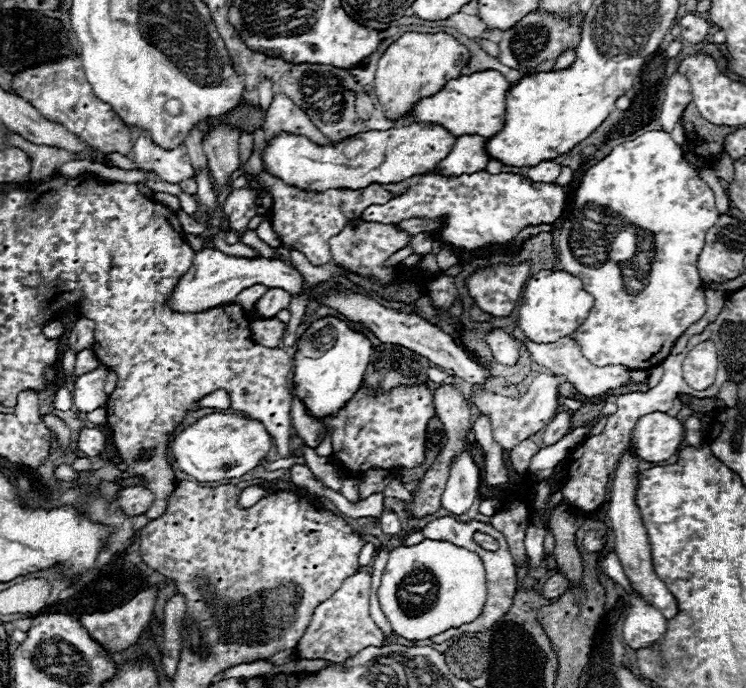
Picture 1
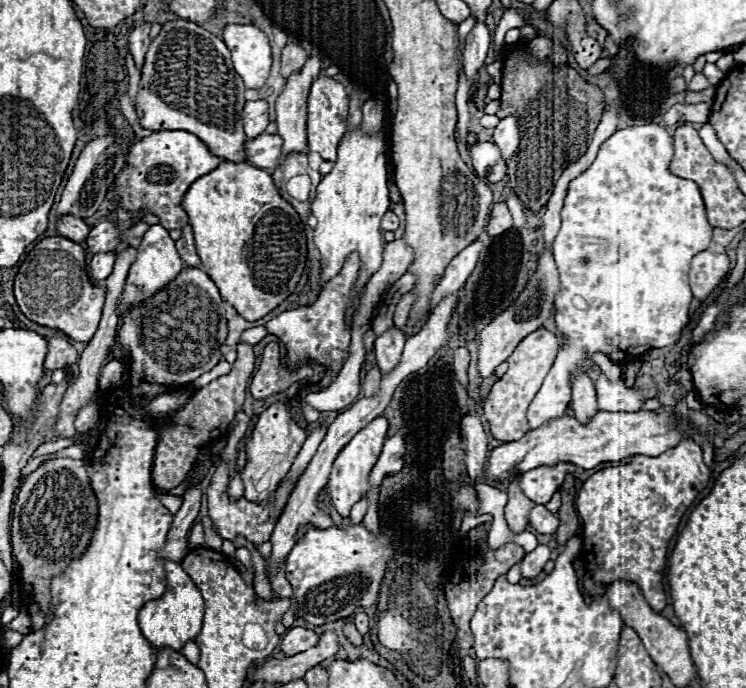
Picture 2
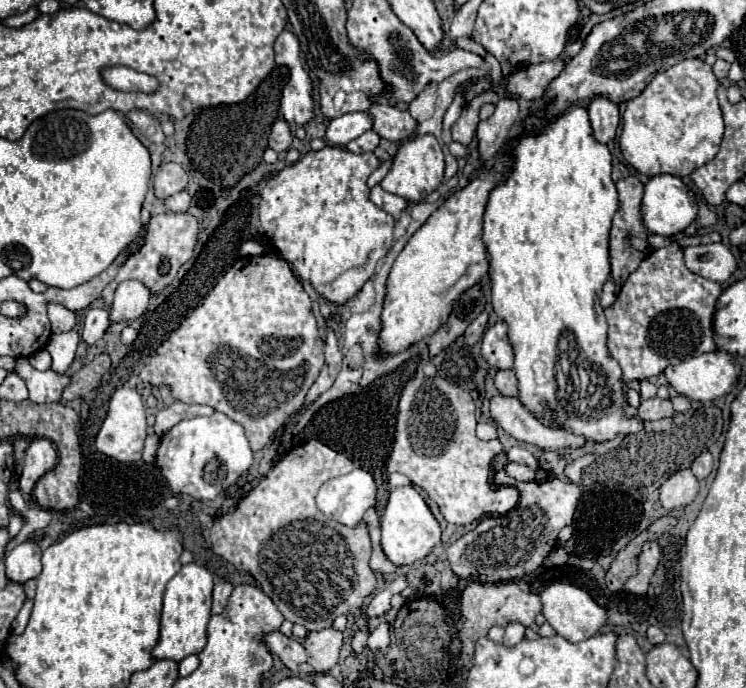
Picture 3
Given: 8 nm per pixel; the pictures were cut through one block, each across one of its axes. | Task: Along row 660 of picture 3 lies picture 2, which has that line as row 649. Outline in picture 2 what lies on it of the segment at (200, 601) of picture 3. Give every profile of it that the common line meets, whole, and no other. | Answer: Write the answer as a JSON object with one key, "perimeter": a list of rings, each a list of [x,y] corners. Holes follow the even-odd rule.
{"perimeter":[[[166,560],[164,562],[166,572],[166,590],[160,598],[146,602],[138,612],[138,622],[142,628],[142,634],[146,640],[150,640],[152,646],[168,646],[174,650],[182,650],[182,646],[188,640],[194,640],[202,628],[202,614],[204,614],[204,600],[200,596],[200,590],[194,586],[190,576],[182,570],[178,562]]]}

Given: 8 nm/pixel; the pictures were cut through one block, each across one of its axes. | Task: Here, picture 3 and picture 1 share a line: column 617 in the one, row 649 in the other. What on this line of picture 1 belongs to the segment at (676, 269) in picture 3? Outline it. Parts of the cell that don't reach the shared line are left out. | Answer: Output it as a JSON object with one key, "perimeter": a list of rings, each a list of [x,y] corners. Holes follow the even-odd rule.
{"perimeter":[[[356,572],[350,578],[346,578],[340,590],[314,610],[310,626],[306,628],[304,636],[300,638],[296,646],[298,658],[308,658],[308,660],[322,658],[322,660],[332,660],[332,662],[344,662],[348,656],[354,656],[358,650],[366,646],[382,646],[384,632],[374,624],[370,616],[368,596],[370,596],[368,572]]]}

